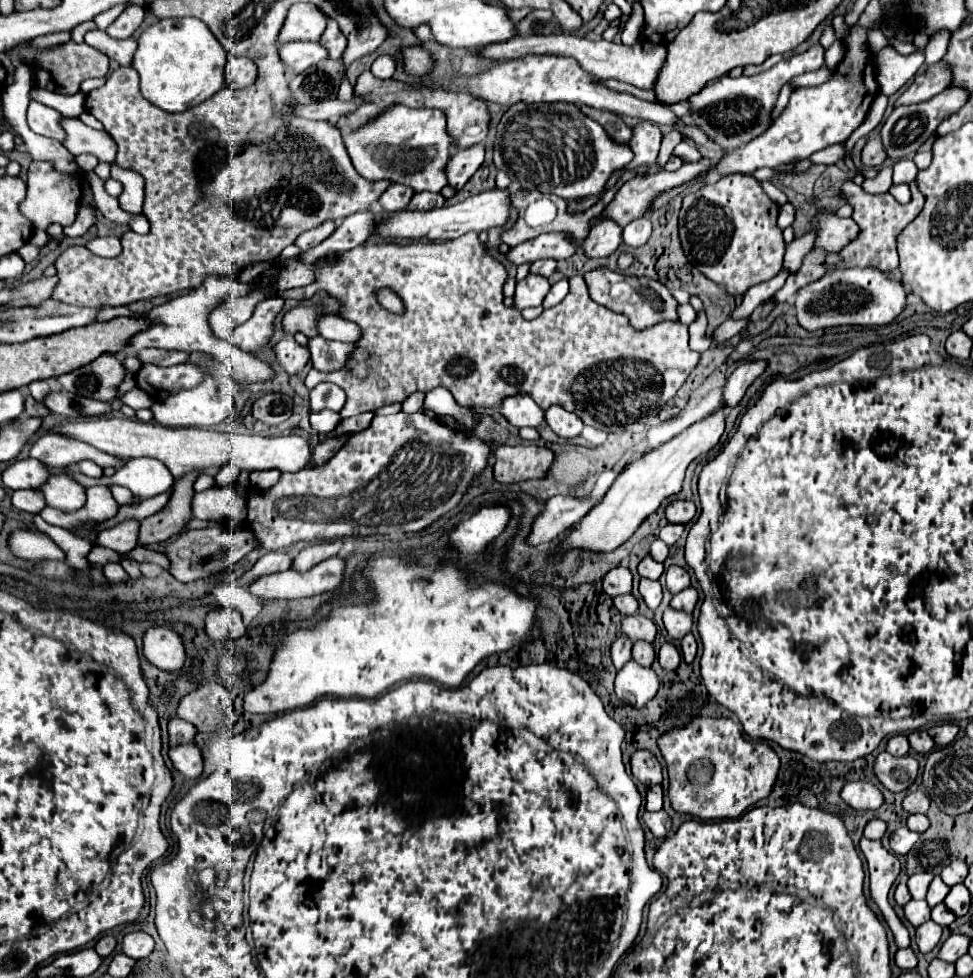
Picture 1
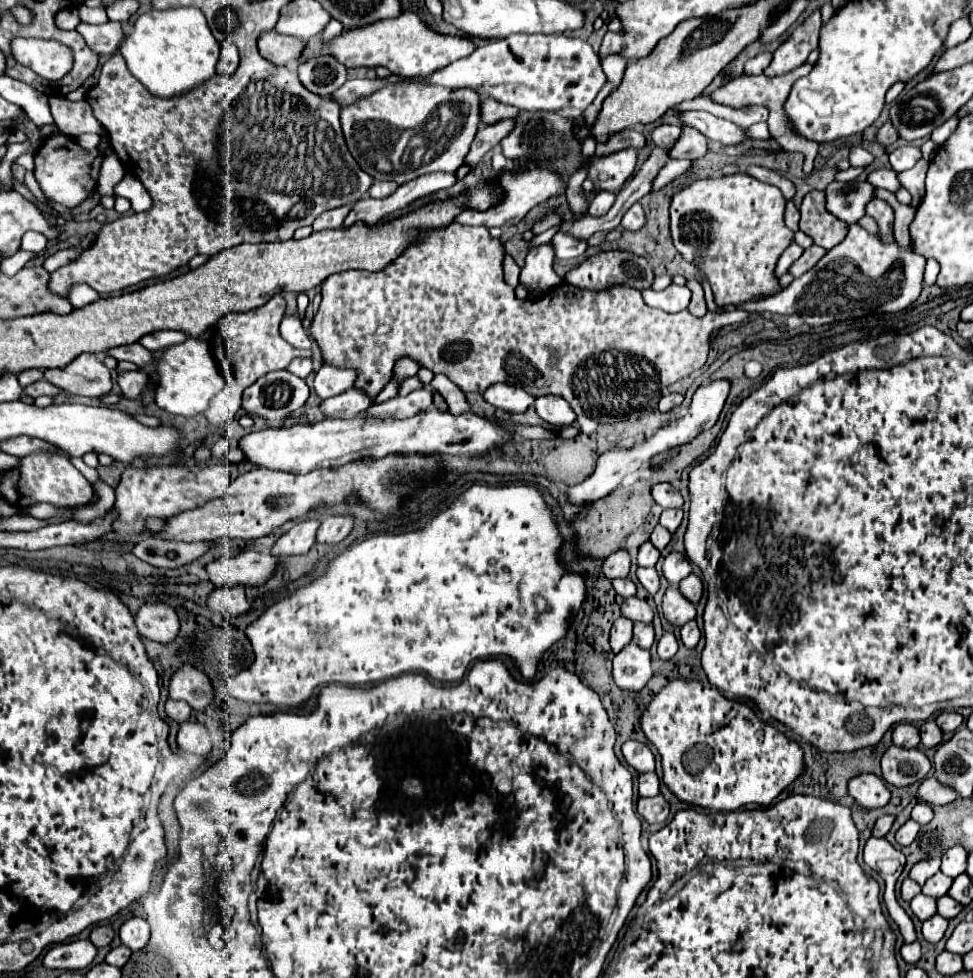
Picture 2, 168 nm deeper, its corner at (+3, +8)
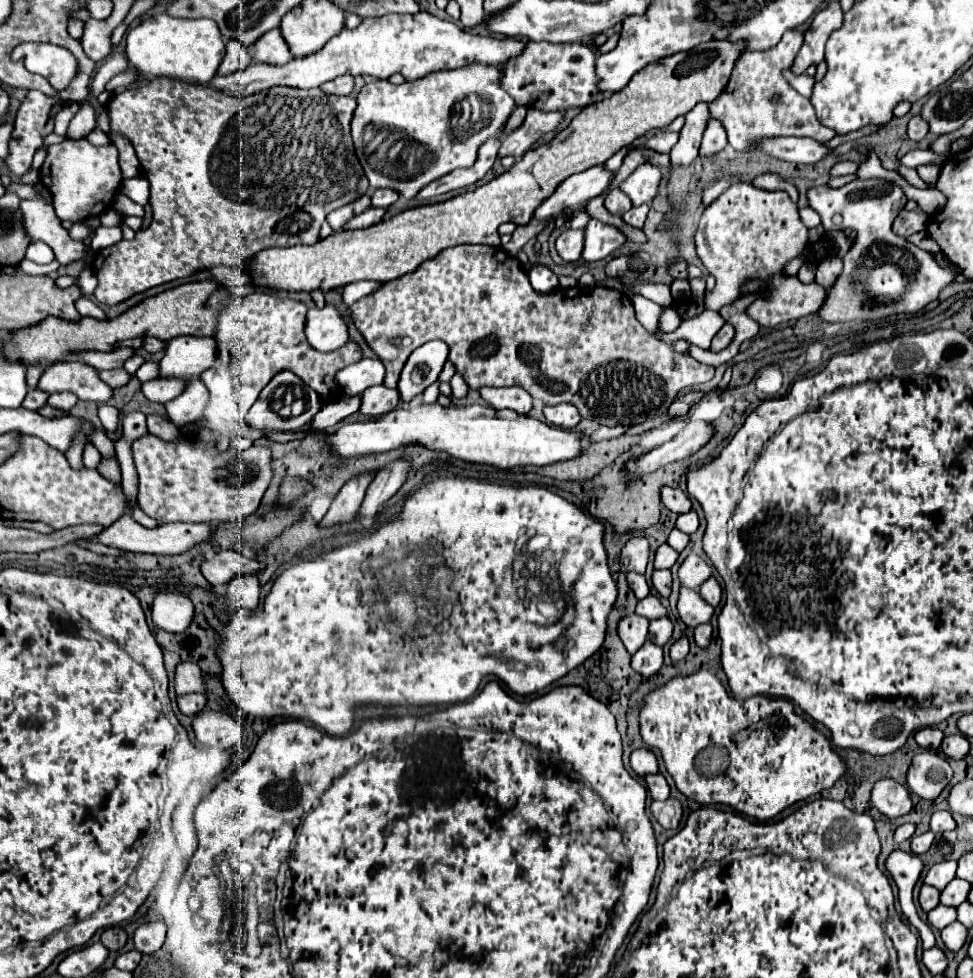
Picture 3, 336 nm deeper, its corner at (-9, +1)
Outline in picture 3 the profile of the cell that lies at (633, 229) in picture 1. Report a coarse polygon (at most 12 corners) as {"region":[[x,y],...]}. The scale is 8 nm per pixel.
{"region":[[648,205],[632,207],[622,219],[642,229]]}

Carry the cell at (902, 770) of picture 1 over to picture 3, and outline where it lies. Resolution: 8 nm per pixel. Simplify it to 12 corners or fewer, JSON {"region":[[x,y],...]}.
{"region":[[936,753],[914,755],[906,787],[936,799],[950,779],[948,761]]}

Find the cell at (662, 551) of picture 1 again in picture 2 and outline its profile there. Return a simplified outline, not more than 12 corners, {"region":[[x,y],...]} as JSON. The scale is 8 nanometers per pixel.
{"region":[[660,524],[654,528],[650,542],[658,550],[668,546],[672,534]]}

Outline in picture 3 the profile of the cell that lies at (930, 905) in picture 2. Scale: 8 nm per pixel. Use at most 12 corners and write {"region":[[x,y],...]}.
{"region":[[936,905],[928,911],[928,921],[944,929],[956,921],[956,907]]}

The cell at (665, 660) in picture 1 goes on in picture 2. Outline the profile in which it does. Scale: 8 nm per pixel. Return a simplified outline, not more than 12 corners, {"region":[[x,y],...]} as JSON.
{"region":[[664,632],[658,640],[658,656],[670,660],[678,650],[676,636]]}

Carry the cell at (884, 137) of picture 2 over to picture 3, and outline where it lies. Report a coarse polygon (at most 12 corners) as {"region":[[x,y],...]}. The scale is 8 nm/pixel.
{"region":[[920,115],[908,123],[908,139],[920,141],[928,129]]}

